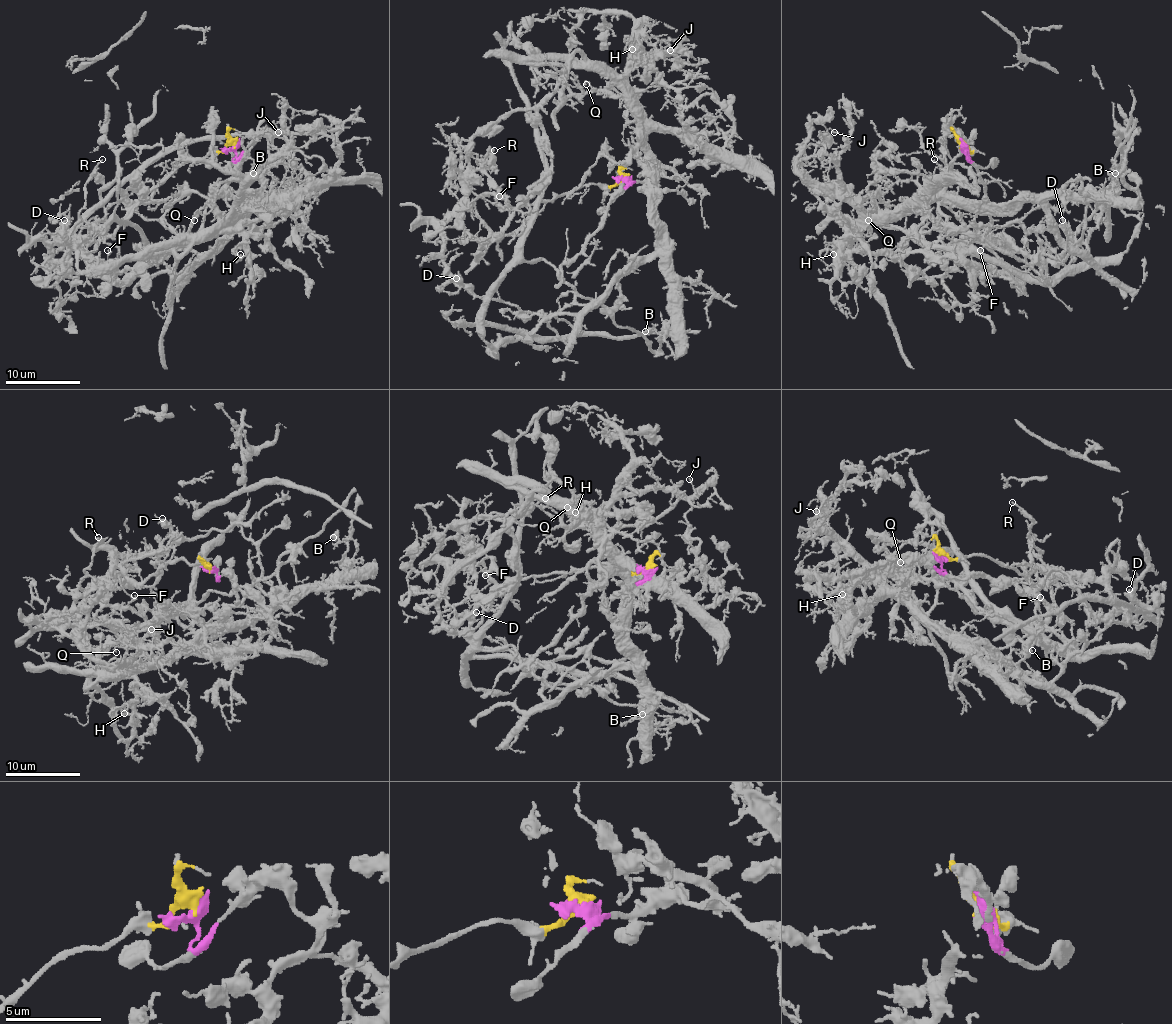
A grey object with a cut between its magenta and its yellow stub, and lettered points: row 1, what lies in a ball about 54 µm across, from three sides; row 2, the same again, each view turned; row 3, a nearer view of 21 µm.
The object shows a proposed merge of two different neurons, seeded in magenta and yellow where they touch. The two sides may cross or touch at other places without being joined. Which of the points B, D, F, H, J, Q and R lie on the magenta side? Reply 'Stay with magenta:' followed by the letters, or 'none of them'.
Stay with magenta: B, H, J, Q

